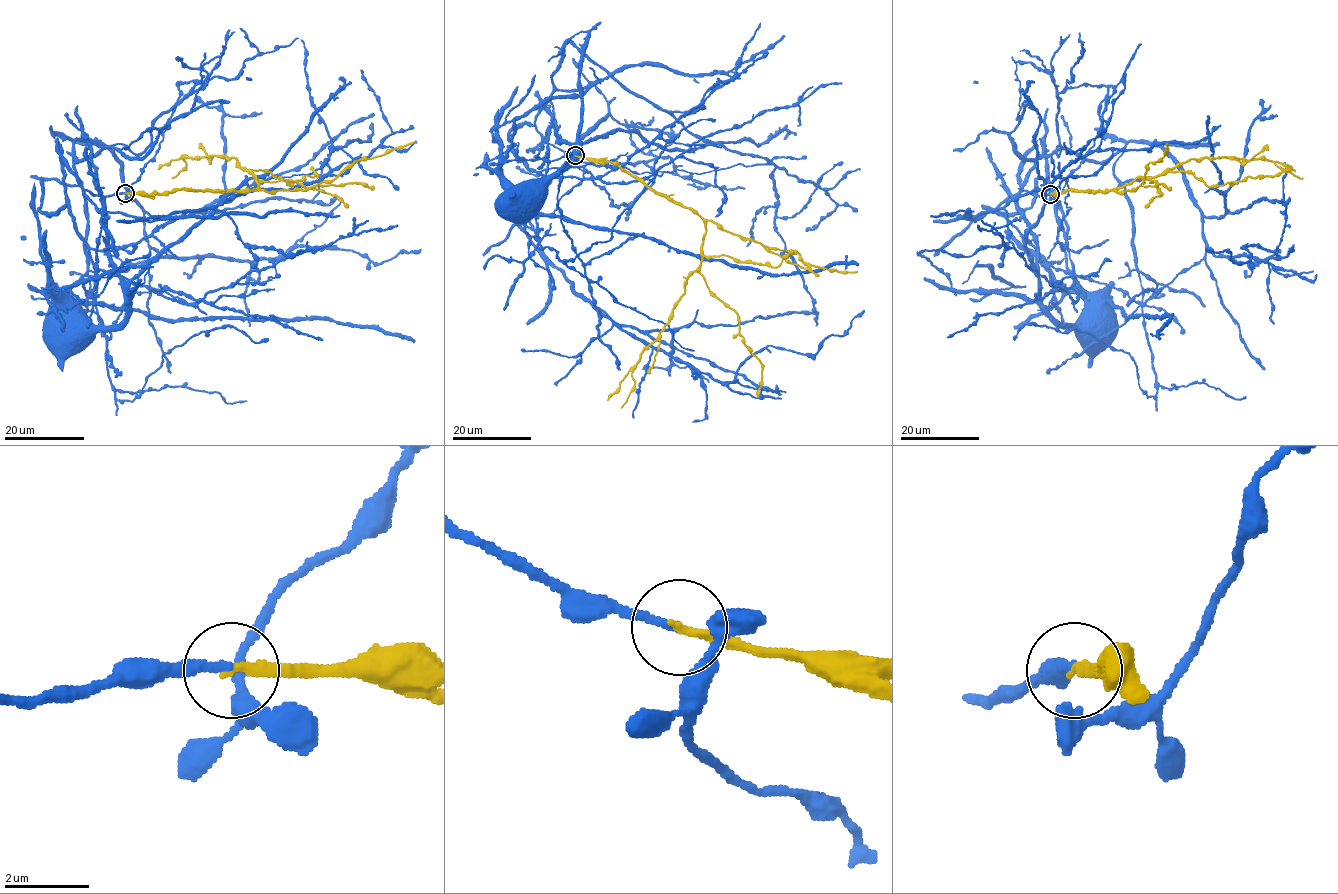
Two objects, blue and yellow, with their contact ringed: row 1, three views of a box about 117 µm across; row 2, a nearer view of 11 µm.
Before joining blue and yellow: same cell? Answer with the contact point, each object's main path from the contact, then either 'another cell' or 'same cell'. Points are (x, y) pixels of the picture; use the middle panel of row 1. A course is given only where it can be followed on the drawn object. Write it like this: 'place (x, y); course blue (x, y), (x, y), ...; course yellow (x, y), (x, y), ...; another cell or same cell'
place (575, 155); course blue (575, 155), (627, 212), (654, 180), (564, 166), (524, 228), (565, 262), (607, 241), (664, 146), (715, 120); course yellow (575, 155), (616, 162), (695, 212), (705, 229), (701, 262), (673, 316), (644, 350), (621, 407); same cell

